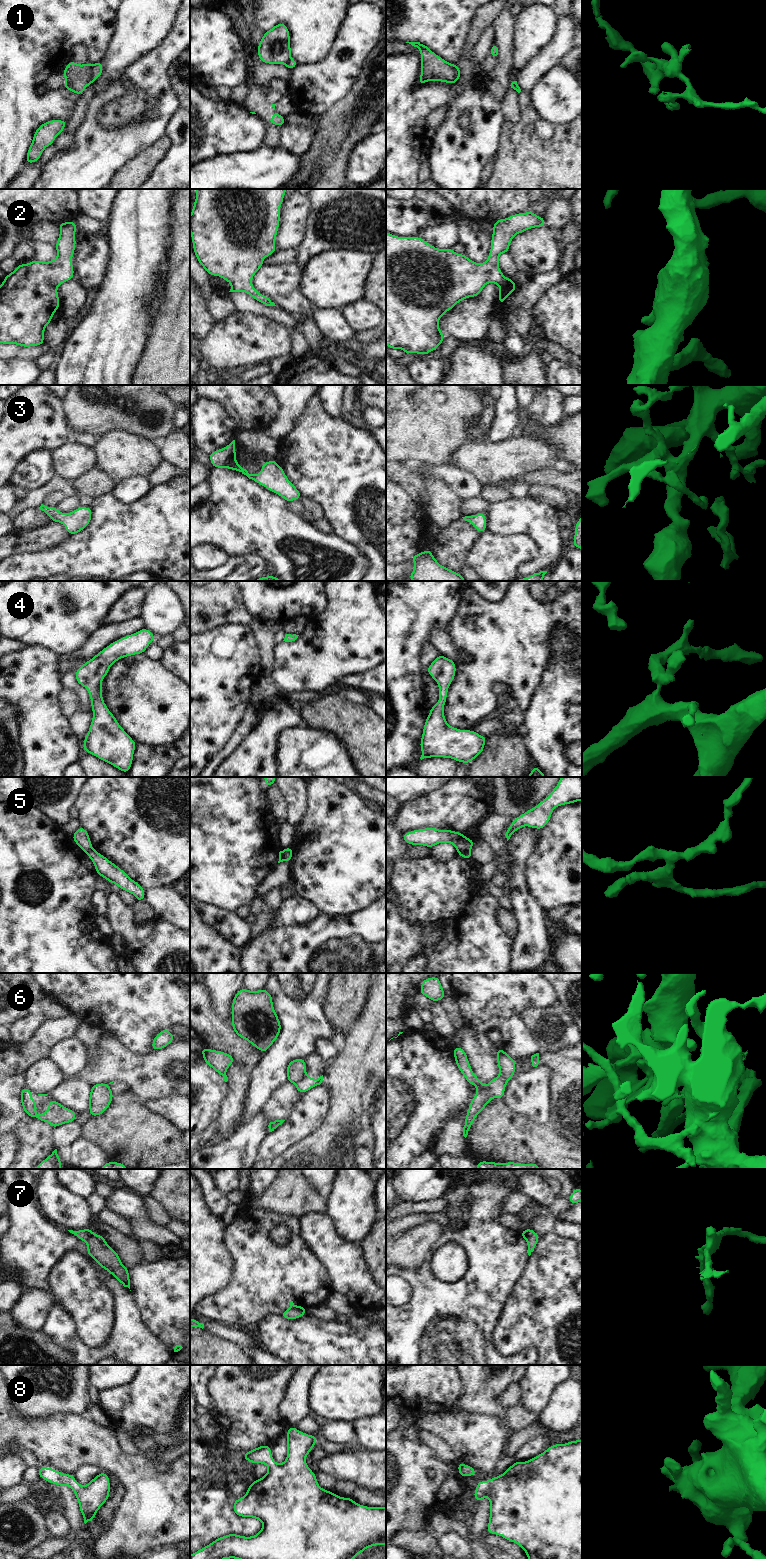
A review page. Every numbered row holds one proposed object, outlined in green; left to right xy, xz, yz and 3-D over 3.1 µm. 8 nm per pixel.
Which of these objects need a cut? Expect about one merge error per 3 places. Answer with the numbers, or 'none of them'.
1, 5, 6

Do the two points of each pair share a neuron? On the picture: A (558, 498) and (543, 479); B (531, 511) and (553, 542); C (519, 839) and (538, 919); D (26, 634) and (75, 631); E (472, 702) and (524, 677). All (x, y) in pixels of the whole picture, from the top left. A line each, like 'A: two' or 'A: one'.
A: two
B: one
C: one
D: one
E: one

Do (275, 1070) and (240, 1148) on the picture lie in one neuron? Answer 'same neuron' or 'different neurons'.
different neurons

